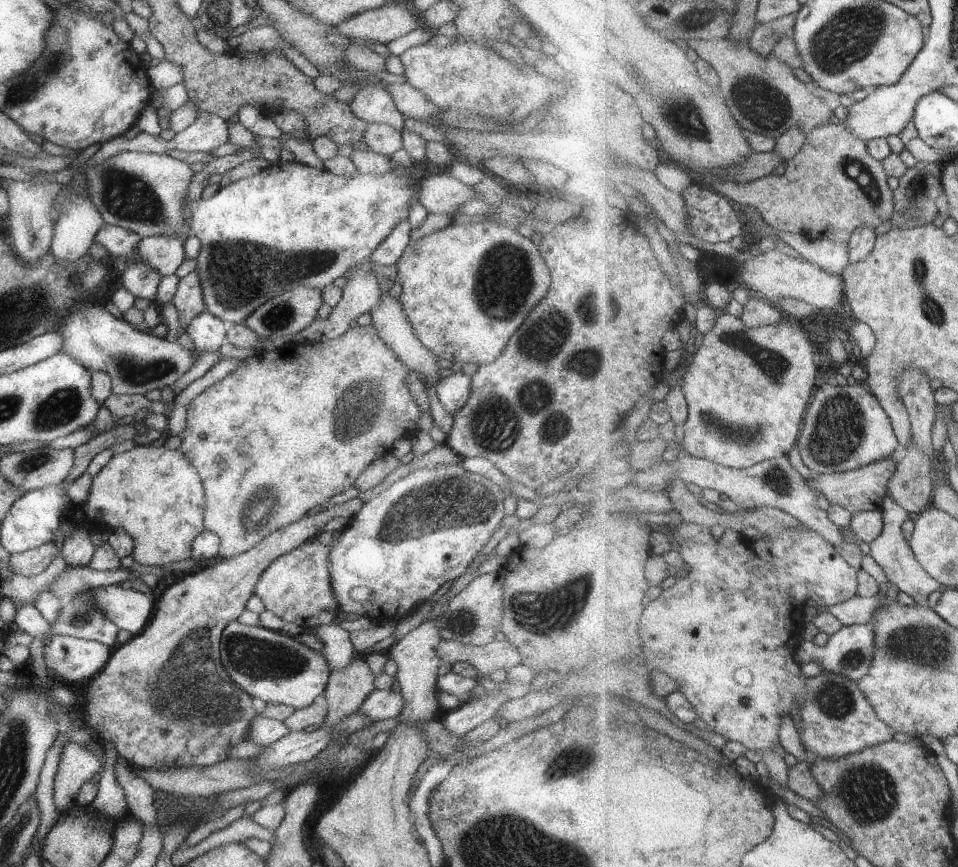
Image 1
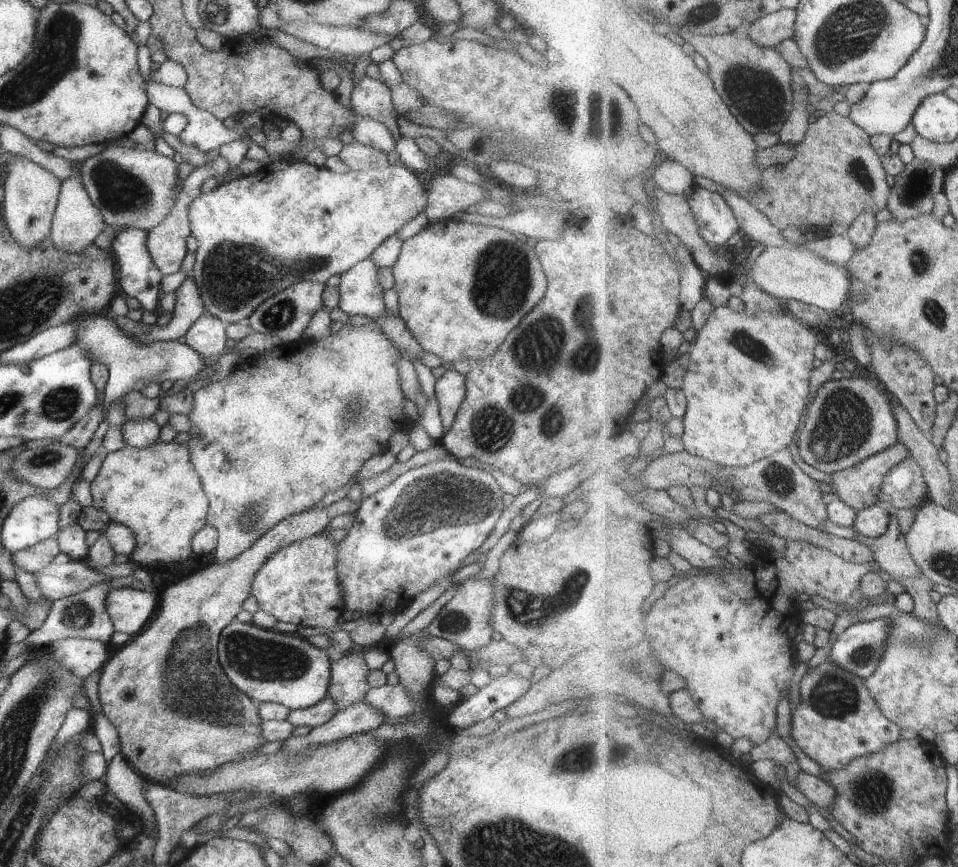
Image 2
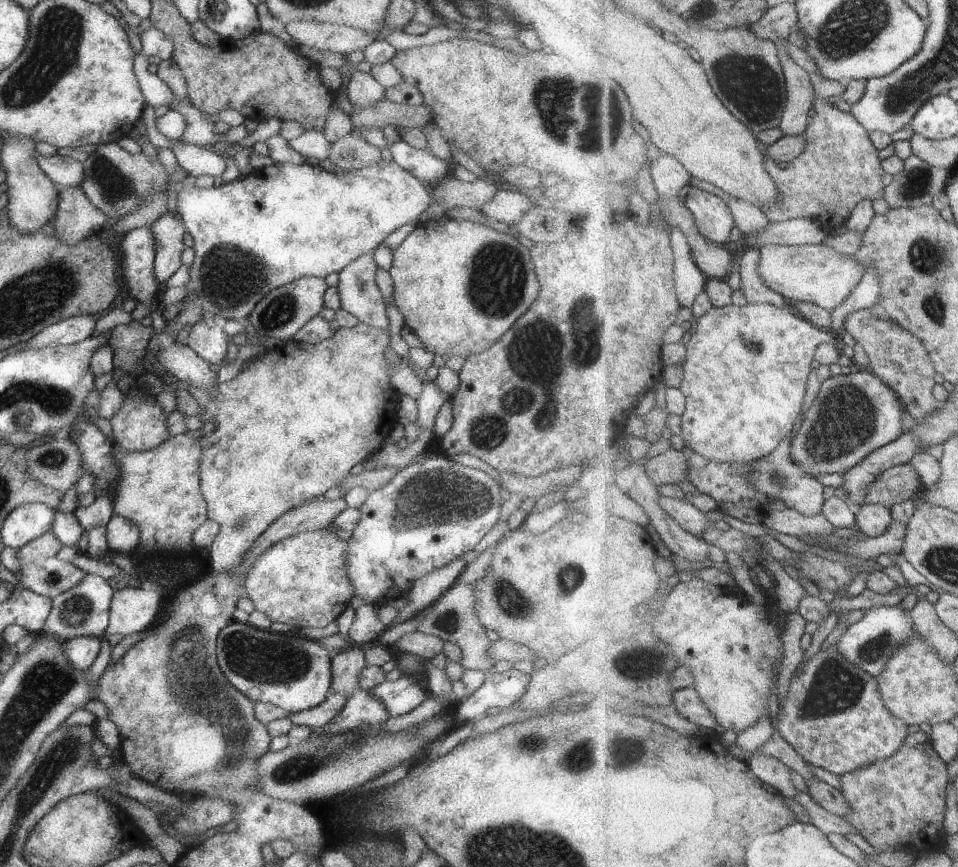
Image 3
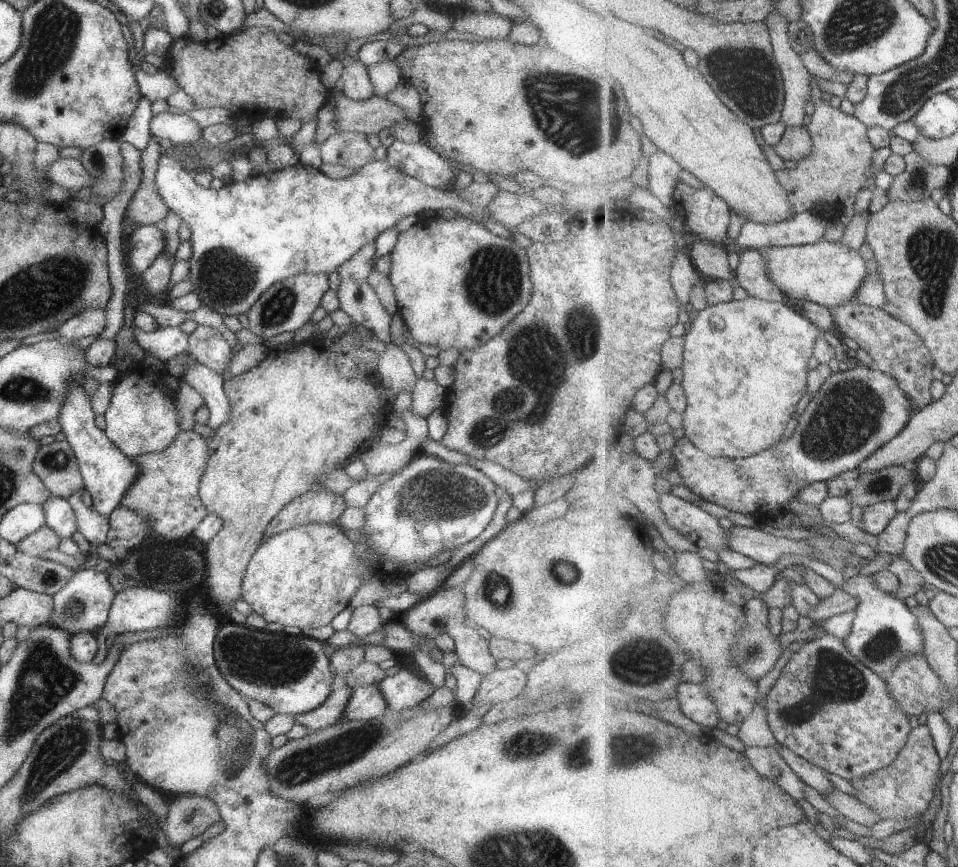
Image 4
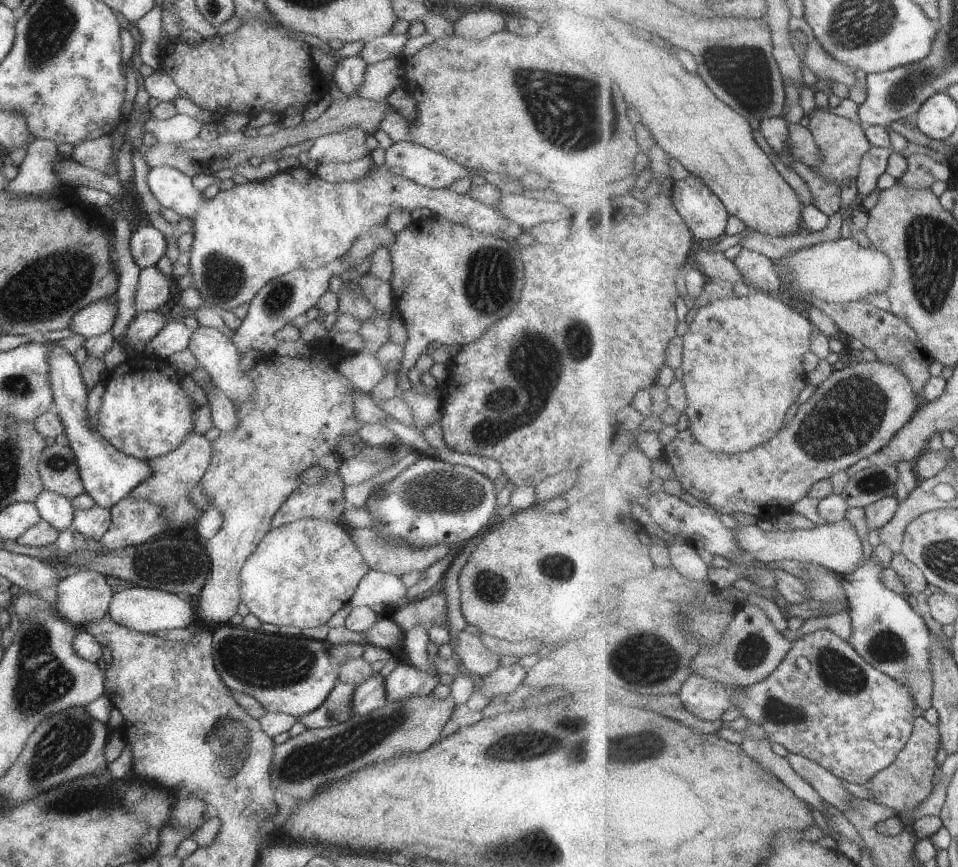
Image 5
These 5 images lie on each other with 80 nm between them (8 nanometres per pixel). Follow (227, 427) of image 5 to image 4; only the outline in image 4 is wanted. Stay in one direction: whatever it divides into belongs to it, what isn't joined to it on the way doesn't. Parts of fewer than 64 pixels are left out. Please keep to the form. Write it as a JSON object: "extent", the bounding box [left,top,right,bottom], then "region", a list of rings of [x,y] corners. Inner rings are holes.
{"extent":[182,361,231,430],"region":[[[189,361],[183,370],[182,380],[193,387],[201,395],[204,406],[209,411],[207,428],[215,430],[229,418],[231,410],[230,400],[225,396],[222,388],[222,378],[213,370],[199,364],[196,361]]]}

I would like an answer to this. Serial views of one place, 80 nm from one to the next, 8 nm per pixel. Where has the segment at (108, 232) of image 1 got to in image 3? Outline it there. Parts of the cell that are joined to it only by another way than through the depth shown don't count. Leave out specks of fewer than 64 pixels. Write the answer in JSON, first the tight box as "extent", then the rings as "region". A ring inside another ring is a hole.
{"extent":[119,225,166,336],"region":[[[149,225],[127,232],[121,241],[124,261],[119,264],[123,269],[125,286],[131,291],[132,298],[135,298],[135,302],[149,306],[148,316],[151,316],[153,334],[161,336],[166,321],[162,318],[159,307],[153,303],[157,290],[153,280],[153,244],[155,242]]]}

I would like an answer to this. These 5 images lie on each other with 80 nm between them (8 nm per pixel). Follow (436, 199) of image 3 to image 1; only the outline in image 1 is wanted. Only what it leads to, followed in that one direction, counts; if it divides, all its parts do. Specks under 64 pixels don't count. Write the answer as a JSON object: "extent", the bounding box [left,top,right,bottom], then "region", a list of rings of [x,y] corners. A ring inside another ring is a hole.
{"extent":[417,173,475,217],"region":[[[445,173],[430,175],[417,182],[417,201],[427,214],[452,217],[467,200],[475,199],[473,186],[468,186]]]}

